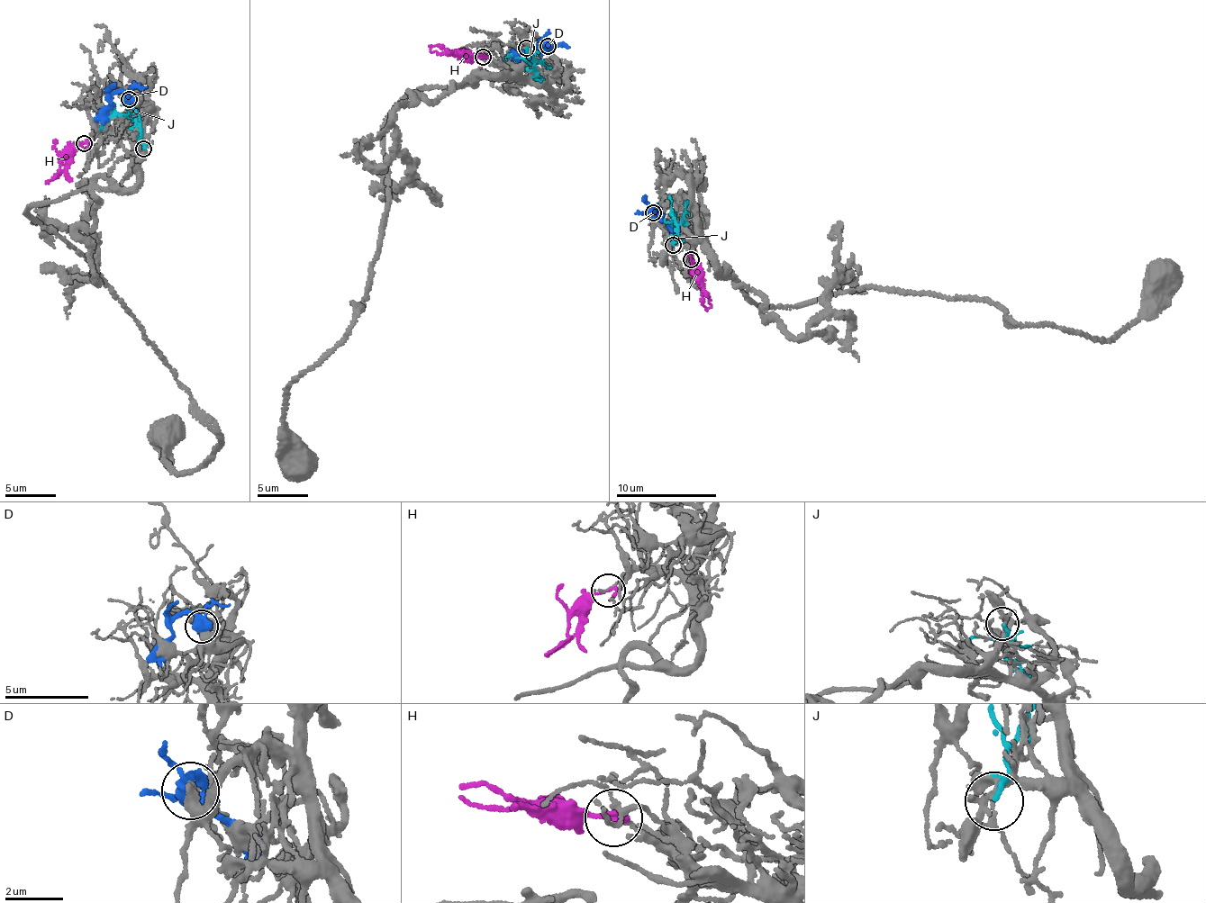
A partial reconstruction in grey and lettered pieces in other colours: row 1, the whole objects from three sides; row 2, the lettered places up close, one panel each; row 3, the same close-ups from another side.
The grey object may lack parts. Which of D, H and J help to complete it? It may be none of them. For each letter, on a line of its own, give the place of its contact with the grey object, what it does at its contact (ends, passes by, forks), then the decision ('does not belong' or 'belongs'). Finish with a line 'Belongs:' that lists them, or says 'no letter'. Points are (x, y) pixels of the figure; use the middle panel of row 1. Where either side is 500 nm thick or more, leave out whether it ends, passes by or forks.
D: (548, 46) | it passes by | does not belong
H: (483, 57) | it passes by | does not belong
J: (526, 48) | it ends | does not belong
Belongs: no letter

